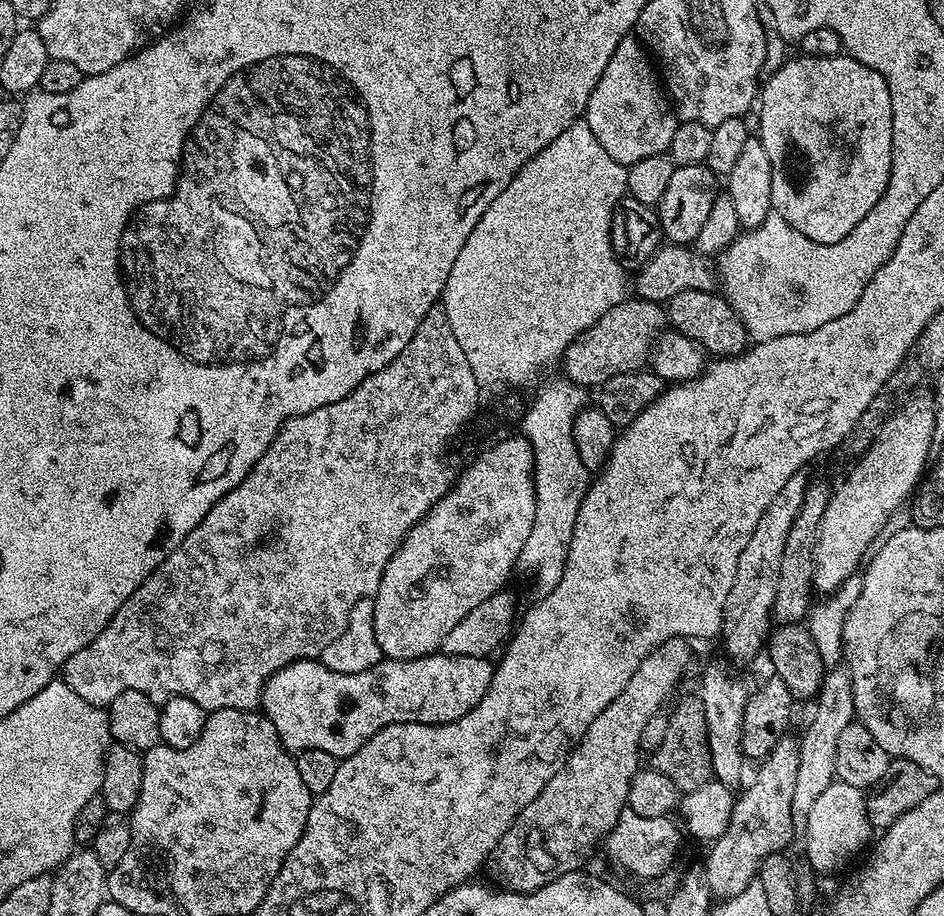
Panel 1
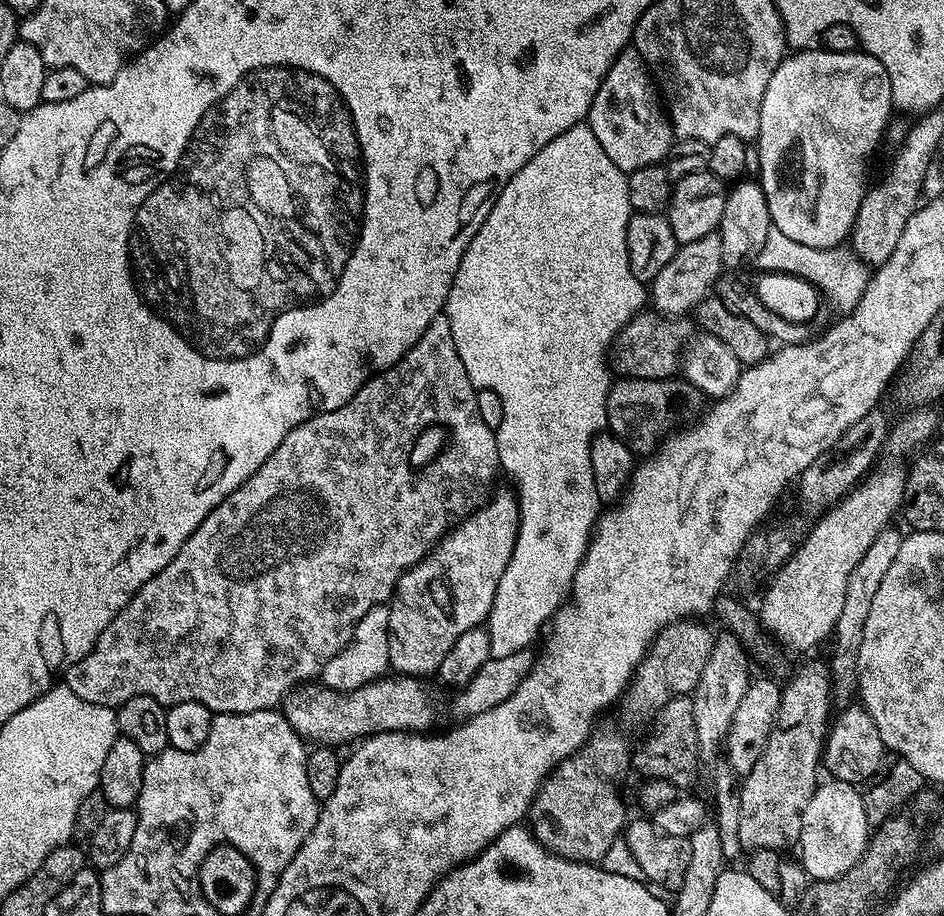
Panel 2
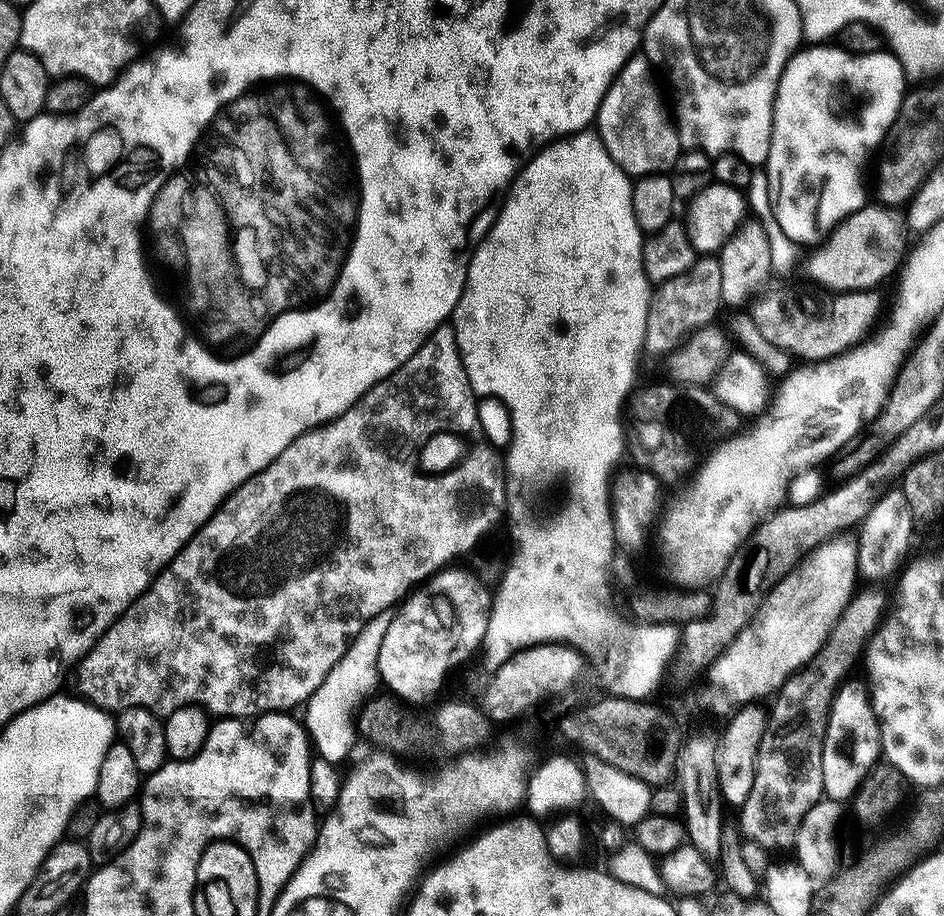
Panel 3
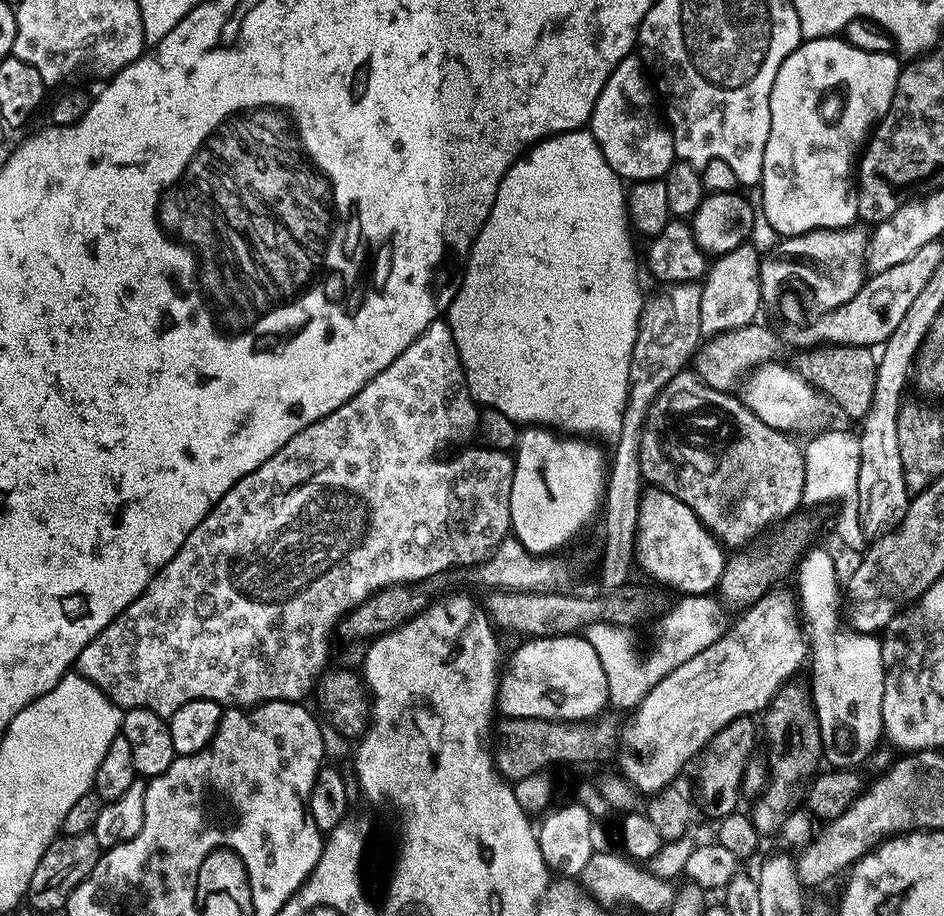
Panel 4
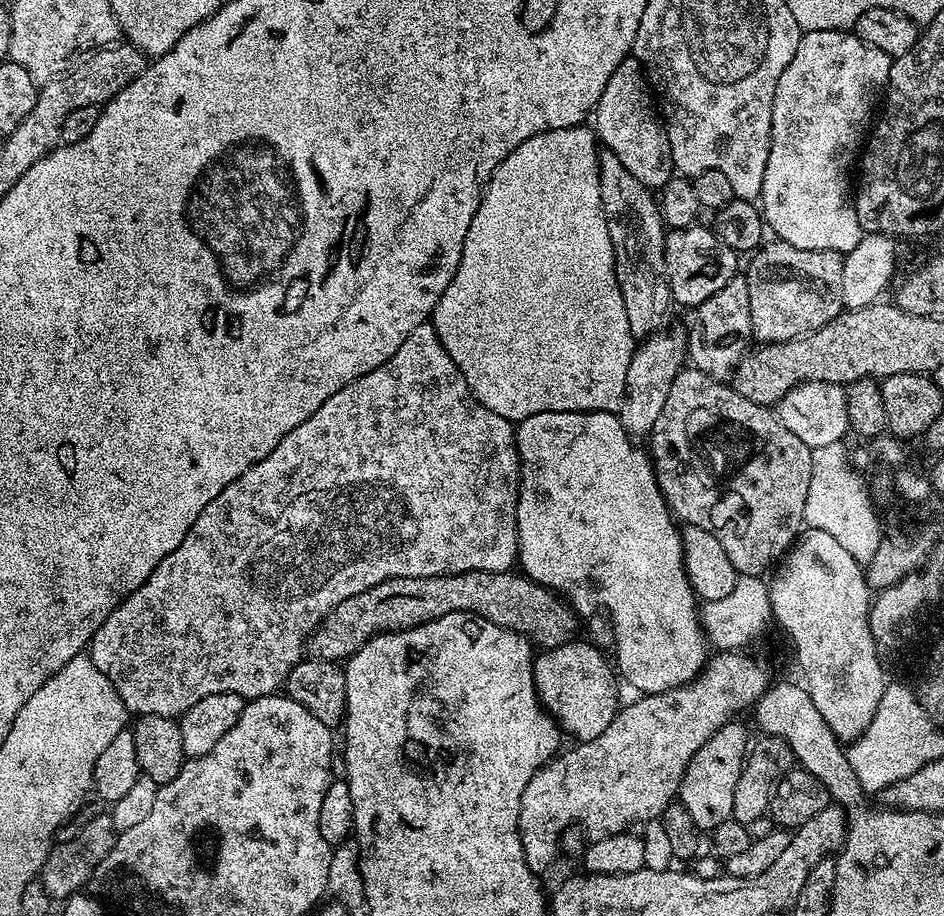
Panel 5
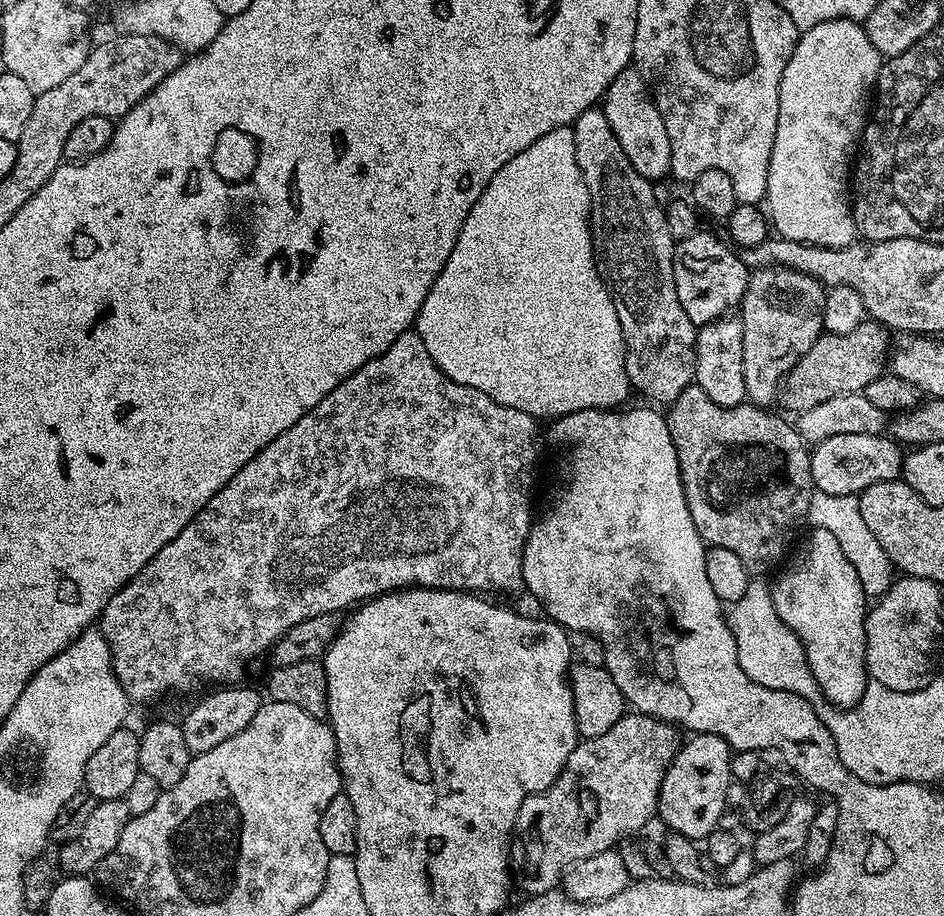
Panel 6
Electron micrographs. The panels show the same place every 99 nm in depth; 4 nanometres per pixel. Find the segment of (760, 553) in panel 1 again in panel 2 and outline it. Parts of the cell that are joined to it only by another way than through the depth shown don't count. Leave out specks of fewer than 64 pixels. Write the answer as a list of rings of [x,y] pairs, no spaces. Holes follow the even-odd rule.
[[[724,630],[713,639],[710,658],[702,670],[702,678],[698,678],[696,687],[690,695],[694,706],[694,730],[698,734],[701,761],[715,761],[721,751],[724,739],[728,737],[730,722],[734,722],[734,710],[738,710],[738,702],[742,702],[742,694],[746,694],[750,683],[748,661],[750,656],[744,645],[733,632]]]

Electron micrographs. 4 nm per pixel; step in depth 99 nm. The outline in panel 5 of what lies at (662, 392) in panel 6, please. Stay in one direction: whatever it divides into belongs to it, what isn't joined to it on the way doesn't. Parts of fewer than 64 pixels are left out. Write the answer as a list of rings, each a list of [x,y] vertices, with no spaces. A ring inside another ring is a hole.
[[[607,150],[600,152],[600,189],[602,190],[602,210],[606,214],[606,226],[610,230],[610,242],[614,246],[614,262],[616,263],[616,277],[618,278],[618,282],[620,283],[620,289],[622,290],[623,301],[626,302],[626,320],[630,322],[630,330],[632,331],[633,337],[647,338],[647,337],[653,336],[655,332],[662,332],[664,331],[665,328],[669,327],[670,320],[668,320],[668,311],[670,311],[671,308],[674,308],[674,301],[672,299],[672,291],[670,290],[670,286],[668,285],[668,275],[666,274],[666,254],[664,253],[664,237],[666,235],[666,220],[663,215],[660,217],[661,205],[658,203],[658,200],[657,200],[658,205],[656,205],[656,200],[654,197],[652,197],[655,195],[653,195],[650,189],[647,188],[647,186],[645,186],[645,184],[643,184],[642,182],[638,182],[638,178],[634,178],[634,174],[630,174],[630,170],[626,170],[626,166],[622,166],[622,162],[618,162],[618,157],[616,157],[615,154]]]

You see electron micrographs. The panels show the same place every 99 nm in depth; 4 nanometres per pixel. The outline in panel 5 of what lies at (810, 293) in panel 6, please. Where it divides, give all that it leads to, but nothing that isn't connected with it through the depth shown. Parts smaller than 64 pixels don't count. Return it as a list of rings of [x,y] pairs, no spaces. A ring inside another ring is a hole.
[[[769,239],[767,243],[751,253],[746,271],[748,289],[750,290],[750,322],[752,335],[760,344],[781,344],[787,340],[799,340],[809,332],[817,332],[823,324],[829,324],[835,316],[840,315],[836,308],[836,296],[842,296],[842,266],[844,256],[838,252],[826,250],[798,250],[798,246],[790,246],[790,242]],[[781,268],[792,269],[800,280],[810,282],[824,288],[824,301],[817,301],[808,308],[800,307],[796,312],[777,312],[774,310],[771,293],[763,292],[764,282],[768,288],[776,287]]]

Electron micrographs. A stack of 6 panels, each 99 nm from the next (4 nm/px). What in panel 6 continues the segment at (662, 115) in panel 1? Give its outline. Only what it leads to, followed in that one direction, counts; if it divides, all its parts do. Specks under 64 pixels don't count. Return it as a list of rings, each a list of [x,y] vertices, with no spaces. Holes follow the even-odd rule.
[[[634,66],[624,68],[614,82],[604,91],[602,110],[606,114],[606,122],[610,122],[610,130],[614,130],[614,138],[622,145],[622,154],[630,158],[630,166],[642,174],[642,178],[659,182],[672,171],[670,162],[670,138],[666,135],[666,122],[662,122],[662,114],[658,114],[648,83]]]

